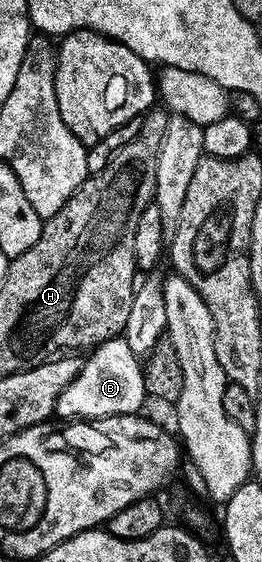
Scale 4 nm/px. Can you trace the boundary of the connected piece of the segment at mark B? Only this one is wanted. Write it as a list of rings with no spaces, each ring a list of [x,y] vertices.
[[[124,338],[108,340],[105,344],[99,345],[91,353],[92,356],[87,361],[83,361],[80,376],[64,391],[58,398],[56,416],[64,422],[95,422],[97,420],[107,420],[109,416],[135,416],[143,413],[144,400],[149,399],[149,394],[144,381],[144,369],[141,357],[128,345]]]

